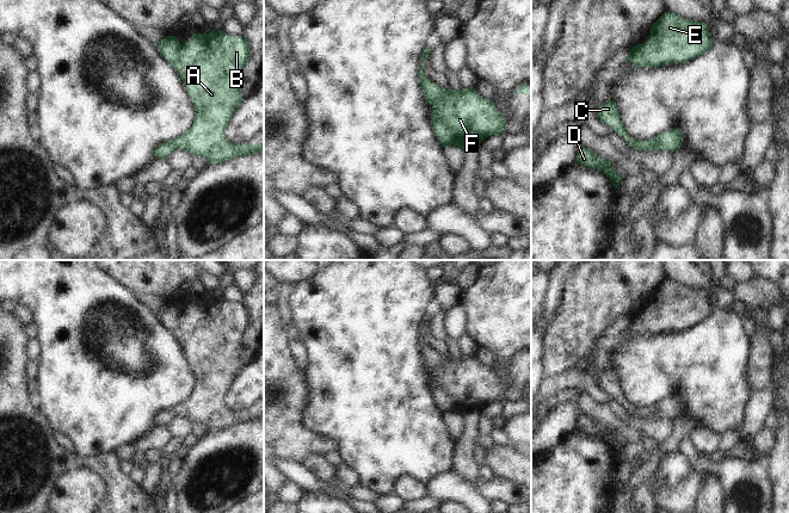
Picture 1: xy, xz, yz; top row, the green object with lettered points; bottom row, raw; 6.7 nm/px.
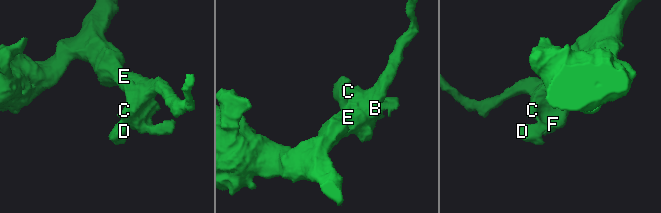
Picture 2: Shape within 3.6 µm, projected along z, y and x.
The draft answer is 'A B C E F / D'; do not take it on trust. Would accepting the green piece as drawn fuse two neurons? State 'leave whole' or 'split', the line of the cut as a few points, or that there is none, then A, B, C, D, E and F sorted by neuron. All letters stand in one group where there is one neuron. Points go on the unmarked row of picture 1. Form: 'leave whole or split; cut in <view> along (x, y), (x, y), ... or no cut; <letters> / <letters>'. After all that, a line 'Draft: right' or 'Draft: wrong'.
leave whole; no cut; A B C D E F
Draft: wrong

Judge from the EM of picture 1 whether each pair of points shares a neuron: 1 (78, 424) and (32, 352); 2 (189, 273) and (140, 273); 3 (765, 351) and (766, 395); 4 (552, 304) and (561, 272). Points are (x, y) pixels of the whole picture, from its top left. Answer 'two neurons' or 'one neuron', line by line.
1: two neurons
2: one neuron
3: two neurons
4: one neuron

